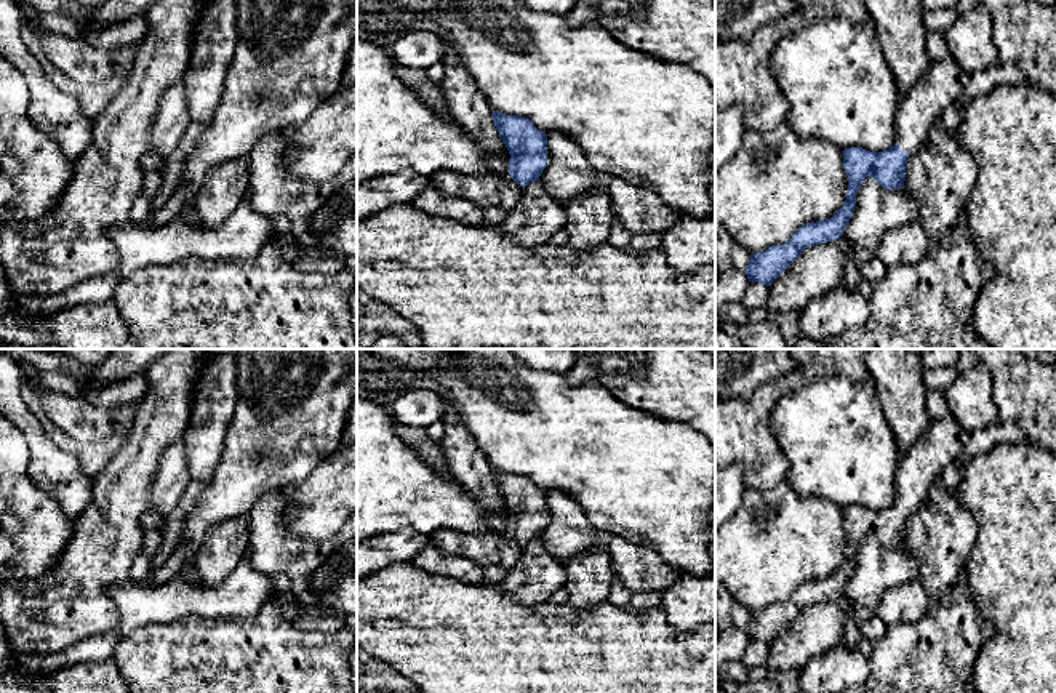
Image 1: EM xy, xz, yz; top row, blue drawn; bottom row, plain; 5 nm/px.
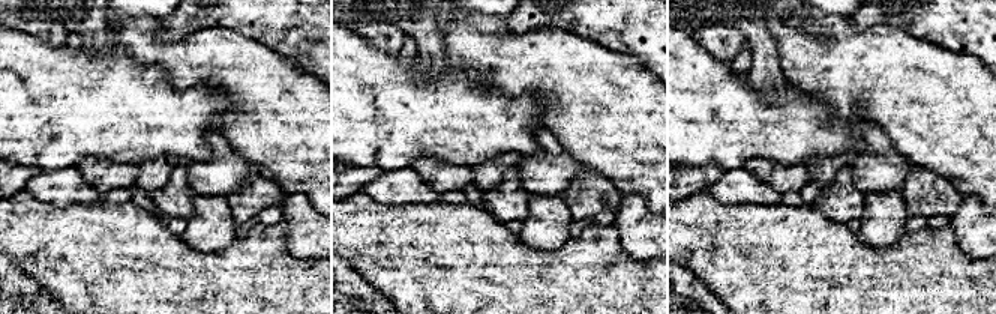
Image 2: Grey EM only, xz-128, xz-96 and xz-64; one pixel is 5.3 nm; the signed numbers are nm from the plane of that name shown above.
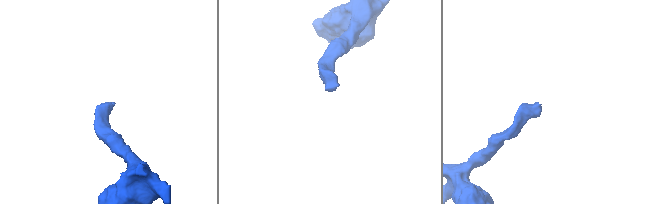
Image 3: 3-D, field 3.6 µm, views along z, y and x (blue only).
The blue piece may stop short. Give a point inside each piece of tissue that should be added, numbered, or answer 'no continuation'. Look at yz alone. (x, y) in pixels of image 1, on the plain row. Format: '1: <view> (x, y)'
1: yz (943, 442)

